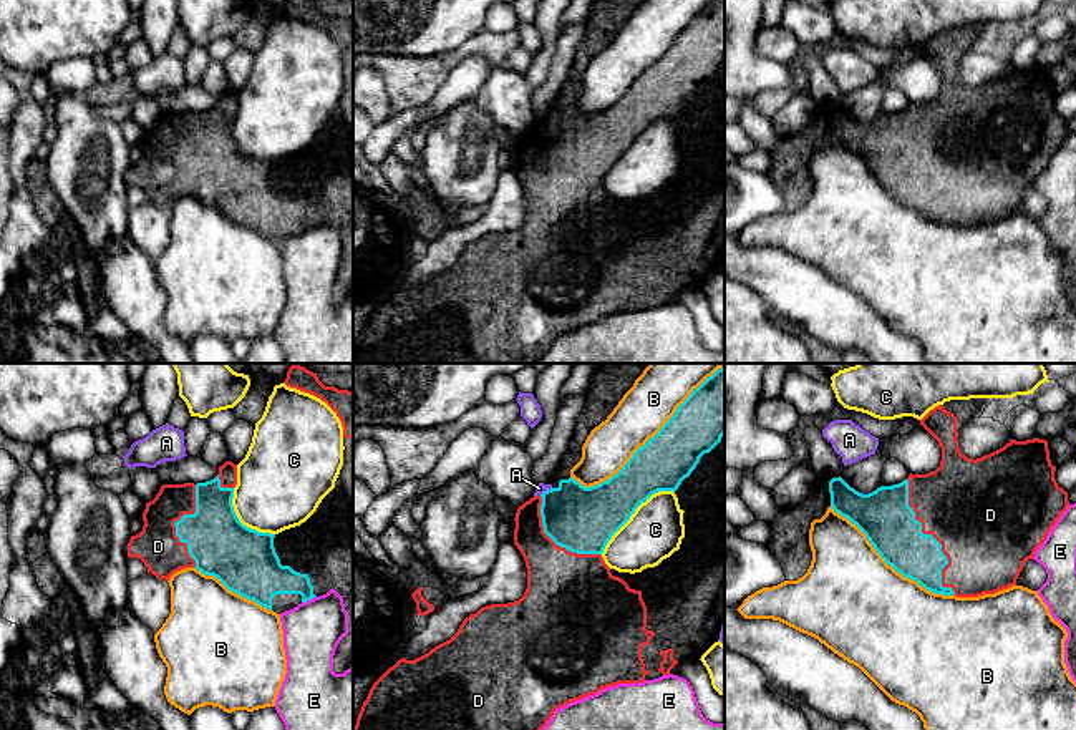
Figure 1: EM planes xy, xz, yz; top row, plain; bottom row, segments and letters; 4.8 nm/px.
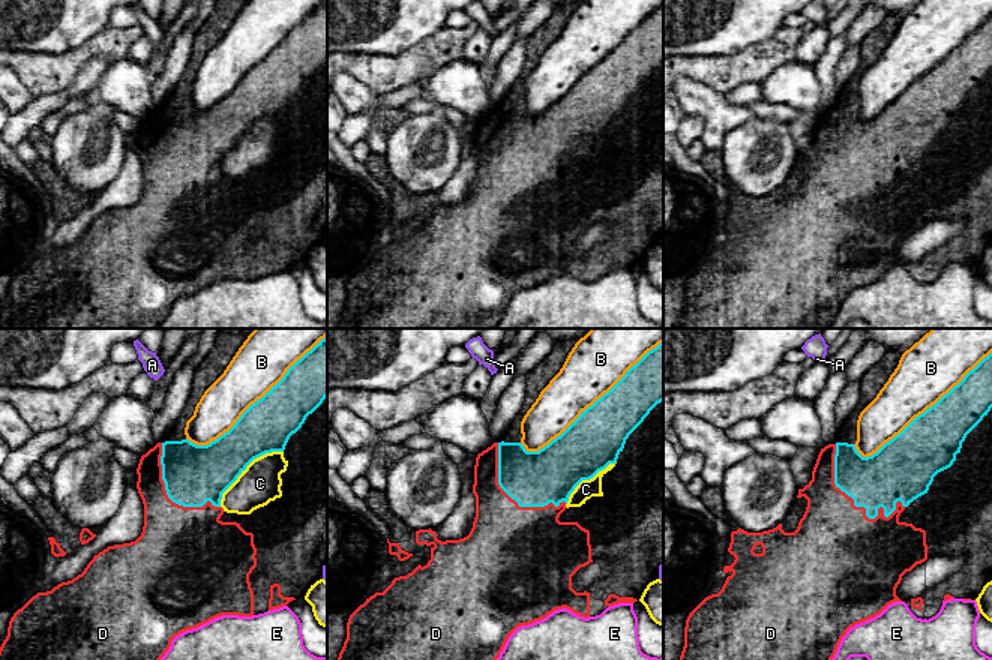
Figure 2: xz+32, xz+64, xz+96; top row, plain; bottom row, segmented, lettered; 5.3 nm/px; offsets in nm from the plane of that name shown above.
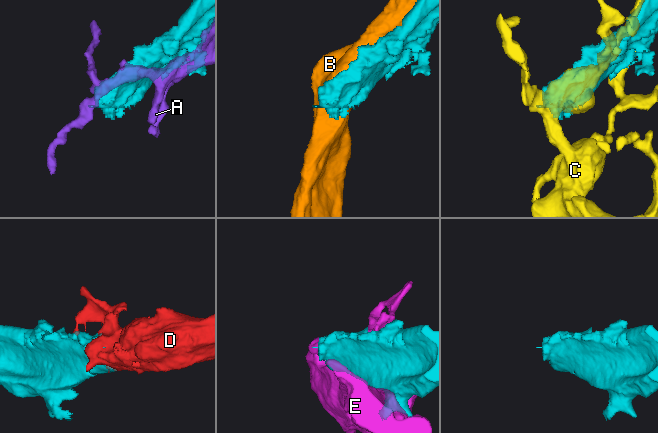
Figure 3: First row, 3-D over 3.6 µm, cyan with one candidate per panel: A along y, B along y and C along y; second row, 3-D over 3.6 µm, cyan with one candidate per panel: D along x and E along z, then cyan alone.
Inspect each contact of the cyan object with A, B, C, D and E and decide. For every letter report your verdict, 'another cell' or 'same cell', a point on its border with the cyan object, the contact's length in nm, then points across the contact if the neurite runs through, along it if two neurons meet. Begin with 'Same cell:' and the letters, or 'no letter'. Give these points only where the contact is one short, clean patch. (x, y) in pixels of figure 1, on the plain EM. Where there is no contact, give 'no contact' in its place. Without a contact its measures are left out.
Same cell: D
A: another cell; meets cyan in xz at (547, 118); contact 70 nm long
B: another cell; meets cyan in xz at (645, 72); contact 850 nm long
C: another cell; meets cyan in xz at (634, 140); contact 480 nm long
D: same cell; meets cyan in yz at (932, 165); contact 600 nm long
E: another cell; meets cyan in xy at (309, 228); contact 80 nm long

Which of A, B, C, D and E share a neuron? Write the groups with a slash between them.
A / B / C / D / E

